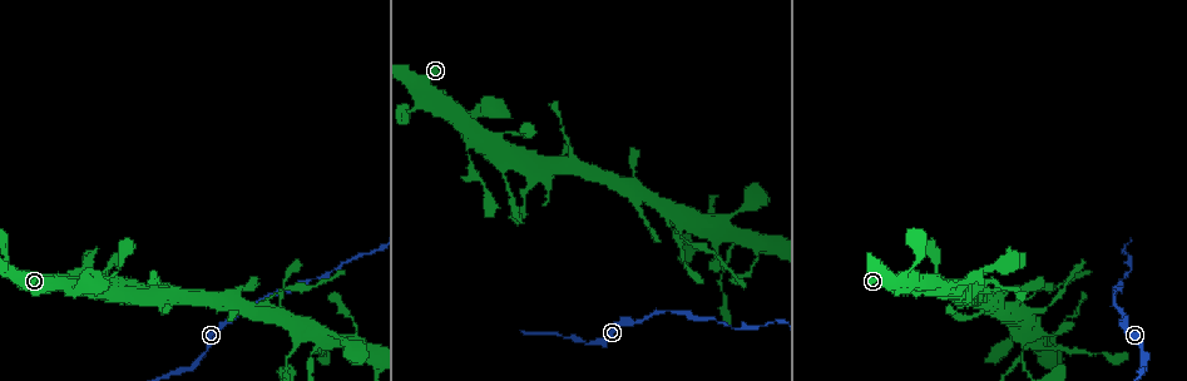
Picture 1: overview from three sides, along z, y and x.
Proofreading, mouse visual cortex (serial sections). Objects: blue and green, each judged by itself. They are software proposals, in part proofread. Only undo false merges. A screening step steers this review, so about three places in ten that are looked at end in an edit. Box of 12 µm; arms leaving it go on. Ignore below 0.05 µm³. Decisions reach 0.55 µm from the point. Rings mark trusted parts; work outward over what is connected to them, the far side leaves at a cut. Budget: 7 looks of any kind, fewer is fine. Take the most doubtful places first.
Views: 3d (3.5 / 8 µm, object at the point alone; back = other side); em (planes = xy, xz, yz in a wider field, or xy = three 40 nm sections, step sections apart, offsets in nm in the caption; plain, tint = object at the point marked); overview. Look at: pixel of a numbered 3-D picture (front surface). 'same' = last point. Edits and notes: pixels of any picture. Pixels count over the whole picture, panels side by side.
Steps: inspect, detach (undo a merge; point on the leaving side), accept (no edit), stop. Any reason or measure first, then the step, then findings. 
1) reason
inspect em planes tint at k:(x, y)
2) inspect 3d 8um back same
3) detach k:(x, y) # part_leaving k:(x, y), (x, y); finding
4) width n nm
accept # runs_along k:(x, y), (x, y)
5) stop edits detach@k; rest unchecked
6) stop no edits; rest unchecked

thick turns thin
inspect 3d 3.5um back at 1:(421, 104)

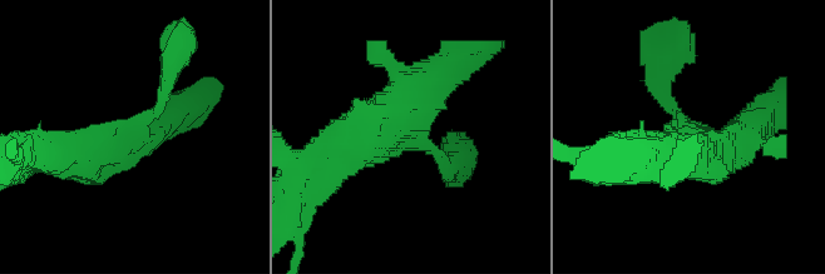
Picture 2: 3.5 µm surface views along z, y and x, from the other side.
inspect em xy step 2 tint at 2:(416, 134)

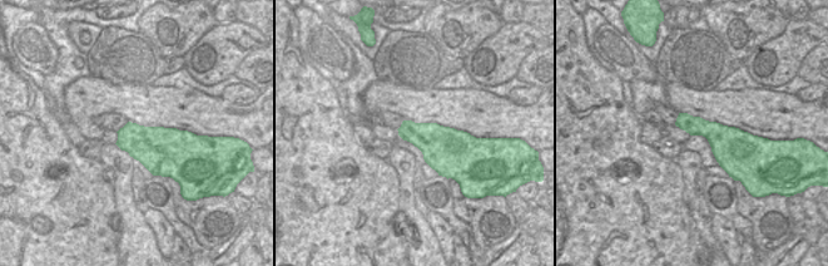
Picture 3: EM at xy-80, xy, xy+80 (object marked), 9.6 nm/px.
accept # runs_along 2:(756, 143), (702, 139), (661, 93), (663, 63); all the same cell

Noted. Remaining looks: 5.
four arms meet
inspect 3d 8um back at 1:(1010, 316)

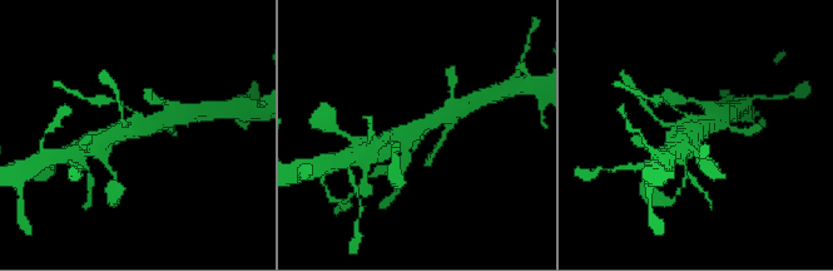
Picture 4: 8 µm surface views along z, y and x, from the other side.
arms 4; arm_widths 100, 200, 400, 500 nm
inspect em xy step 5 tint at 4:(131, 128)

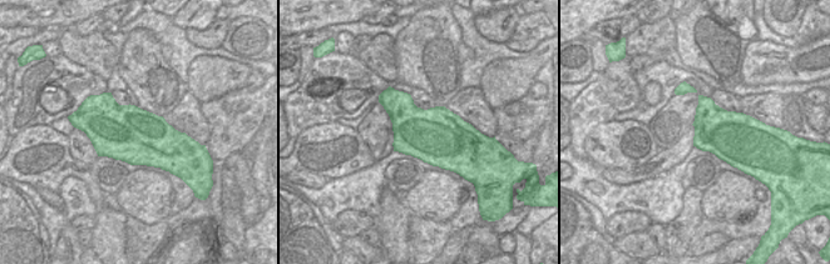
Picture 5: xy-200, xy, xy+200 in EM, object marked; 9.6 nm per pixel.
accept # runs_along 4:(442, 116), (392, 144), (382, 146); all the same cell

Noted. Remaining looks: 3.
inspect 3d 3.5um at 1:(1054, 347)

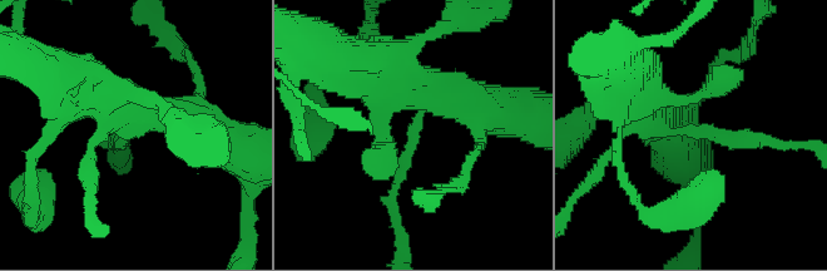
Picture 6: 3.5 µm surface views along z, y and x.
arms 3; arm_widths 150, 400, 500 nm; shape alone is not enough
inspect em xy step 2 tint at 6:(412, 128)

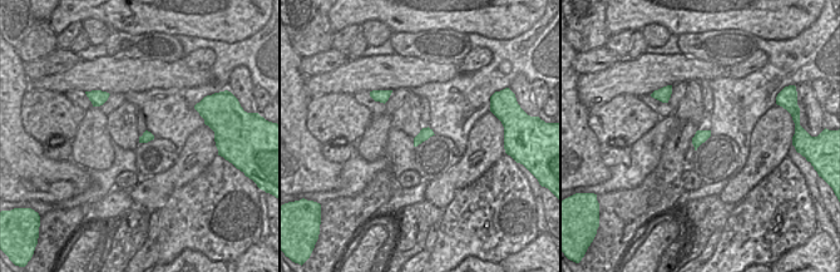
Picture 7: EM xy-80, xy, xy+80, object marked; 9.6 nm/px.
width 120 nm
accept # runs_along 6:(633, 97), (668, 132), (764, 139); all the same cell

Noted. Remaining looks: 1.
stop no edits; rest unchecked

